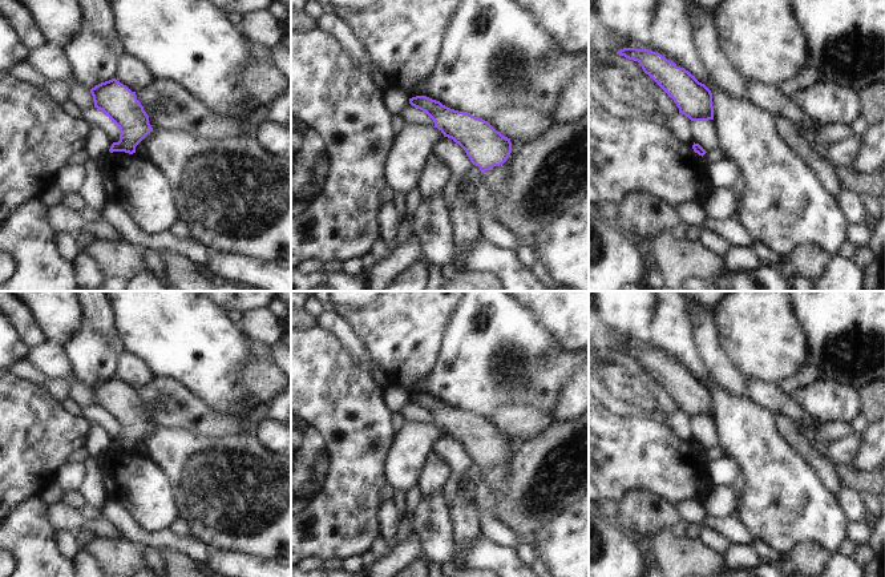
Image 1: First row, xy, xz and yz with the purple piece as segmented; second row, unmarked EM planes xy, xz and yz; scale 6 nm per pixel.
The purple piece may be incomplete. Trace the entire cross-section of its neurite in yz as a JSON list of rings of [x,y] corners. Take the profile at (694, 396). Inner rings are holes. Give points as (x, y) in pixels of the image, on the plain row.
[[[623,346],[617,352],[638,359],[643,370],[674,398],[679,411],[691,419],[714,417],[711,388],[688,368],[646,346]]]

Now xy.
[[[112,376],[92,386],[90,391],[94,405],[120,425],[120,439],[113,440],[109,449],[136,451],[136,444],[153,428],[136,390]]]

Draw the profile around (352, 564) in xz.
[[[349,556],[342,560],[340,569],[352,574],[363,573],[361,556]]]

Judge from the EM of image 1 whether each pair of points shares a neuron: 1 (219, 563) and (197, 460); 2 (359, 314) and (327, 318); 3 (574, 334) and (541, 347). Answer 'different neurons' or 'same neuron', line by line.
1: different neurons
2: different neurons
3: different neurons

